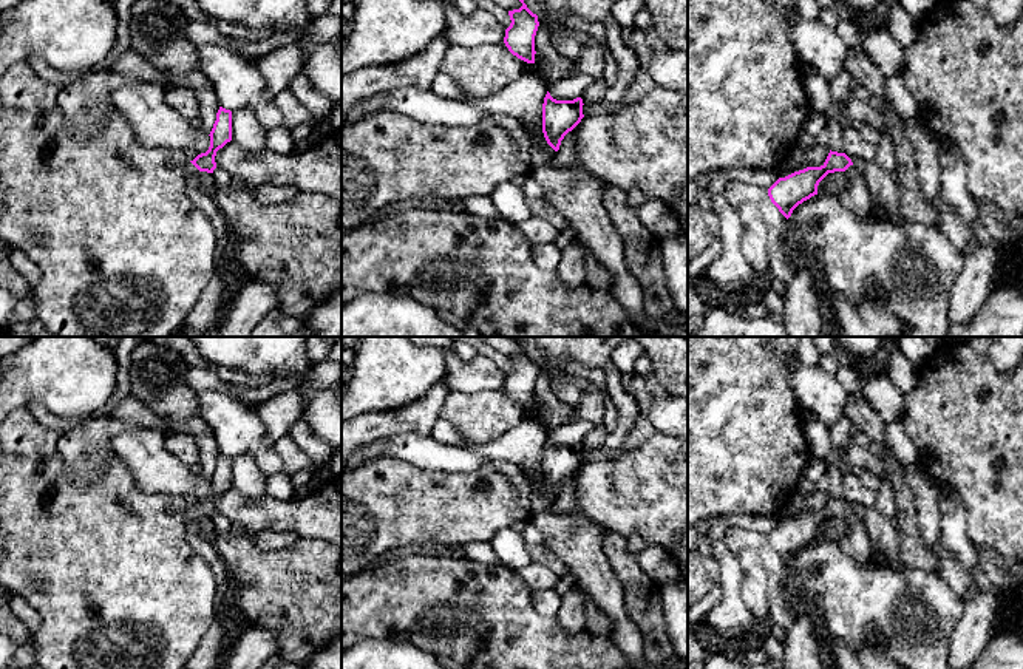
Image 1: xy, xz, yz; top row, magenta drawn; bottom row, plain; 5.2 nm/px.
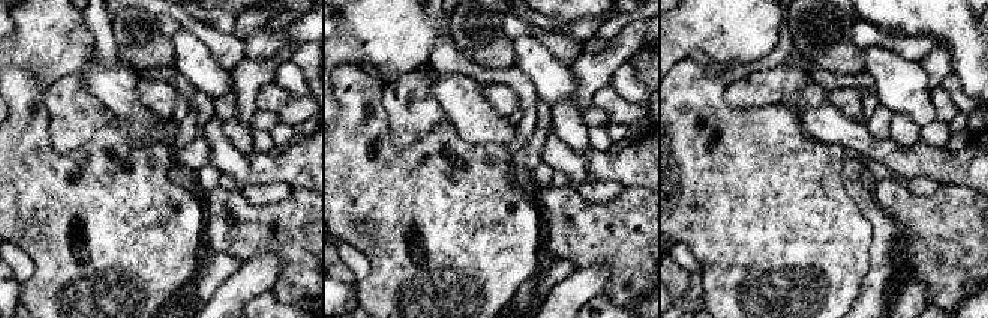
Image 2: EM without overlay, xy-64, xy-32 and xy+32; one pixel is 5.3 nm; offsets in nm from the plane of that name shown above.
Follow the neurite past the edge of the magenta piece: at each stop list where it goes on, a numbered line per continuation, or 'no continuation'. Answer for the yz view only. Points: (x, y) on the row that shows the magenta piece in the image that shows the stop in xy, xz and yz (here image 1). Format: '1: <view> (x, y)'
1: yz (856, 196)

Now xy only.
1: xy (204, 317)

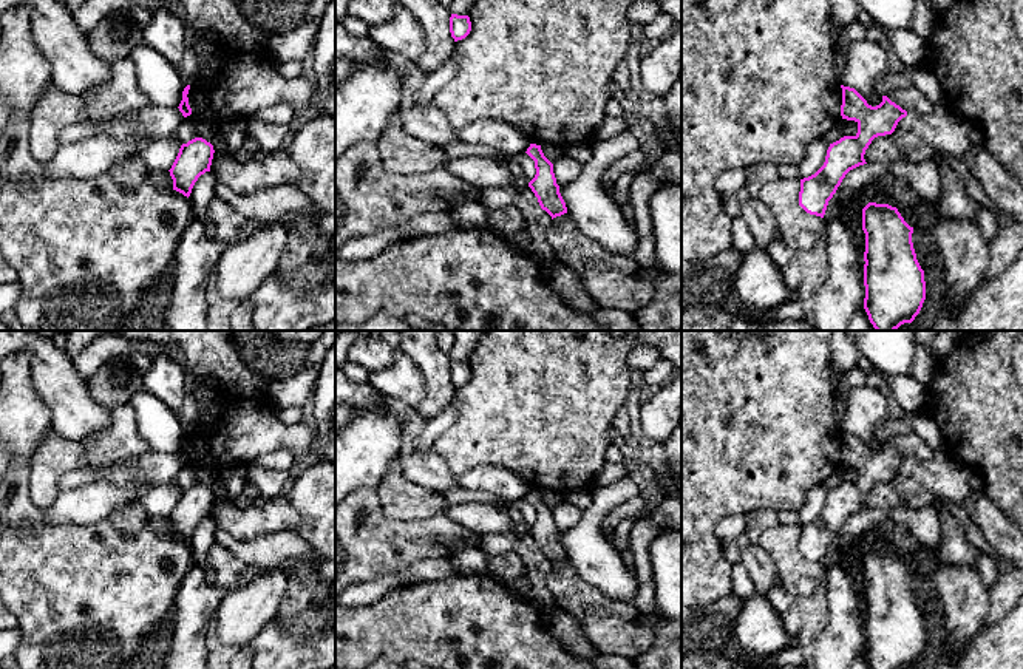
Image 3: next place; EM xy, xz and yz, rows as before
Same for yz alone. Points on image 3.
no continuation

